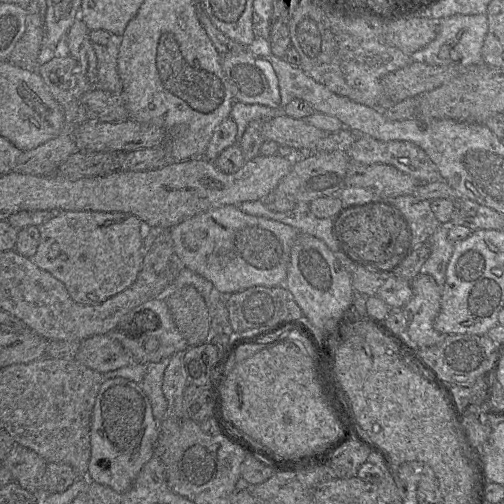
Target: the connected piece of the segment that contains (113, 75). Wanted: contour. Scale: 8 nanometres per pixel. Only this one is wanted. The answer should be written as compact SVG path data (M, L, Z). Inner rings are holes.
M113 35L107 45L93 43L97 59L95 88L121 93L122 82L117 72L117 57L121 36Z

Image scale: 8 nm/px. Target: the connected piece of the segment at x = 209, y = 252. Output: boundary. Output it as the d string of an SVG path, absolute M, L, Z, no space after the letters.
M226 205L198 213L169 229L174 258L181 267L199 274L213 283L216 292L228 296L254 286L284 285L291 248L299 232L281 222L244 213L239 206Z

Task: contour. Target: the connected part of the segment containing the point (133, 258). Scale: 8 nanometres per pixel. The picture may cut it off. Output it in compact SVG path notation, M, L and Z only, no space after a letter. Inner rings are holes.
M59 211L38 226L40 242L32 261L51 273L66 287L70 297L83 305L97 305L130 287L137 279L144 259L145 226L135 215L125 212Z

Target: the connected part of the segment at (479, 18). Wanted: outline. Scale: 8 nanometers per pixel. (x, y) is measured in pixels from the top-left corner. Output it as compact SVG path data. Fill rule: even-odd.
M455 14L438 22L436 37L424 47L415 60L421 60L432 66L460 64L477 66L482 63L482 47L488 32L486 14L462 15Z

